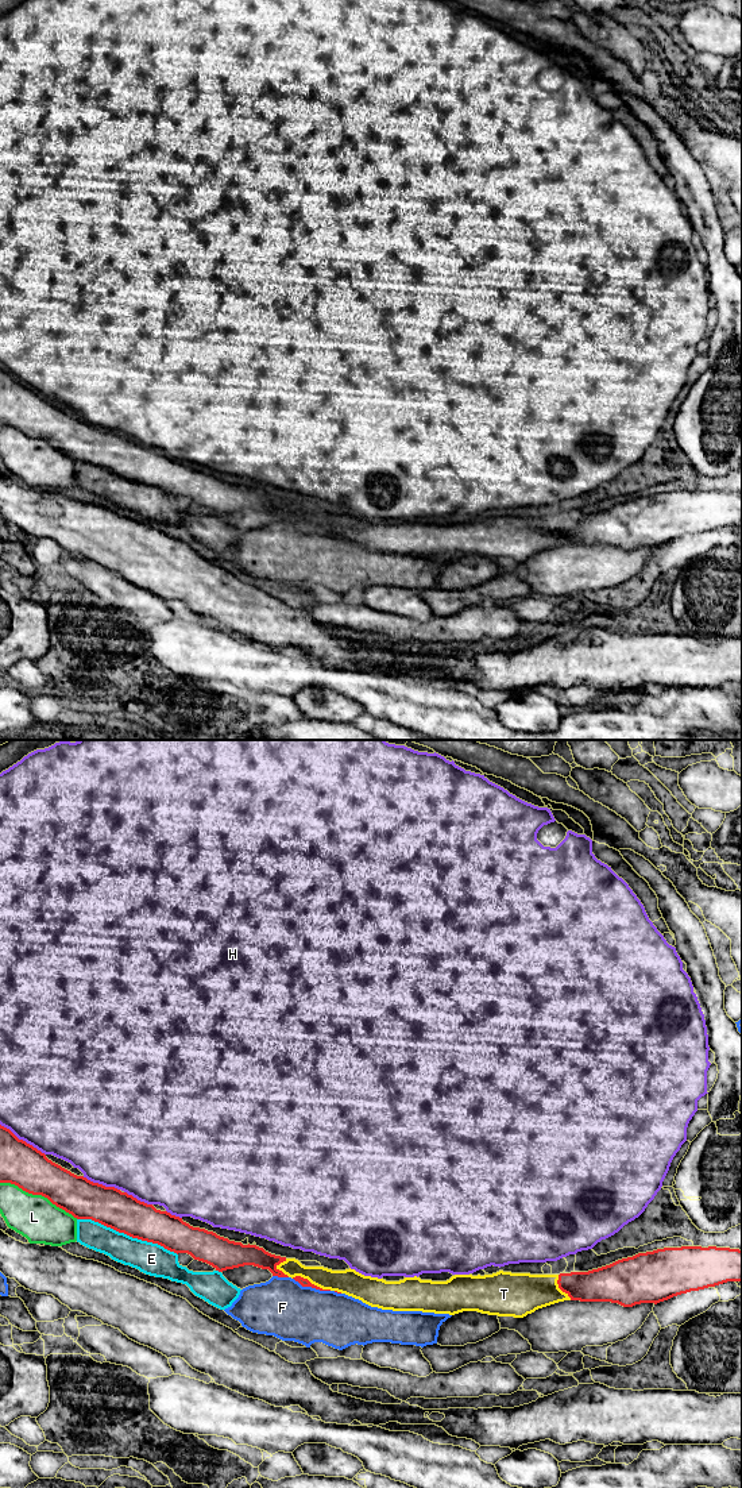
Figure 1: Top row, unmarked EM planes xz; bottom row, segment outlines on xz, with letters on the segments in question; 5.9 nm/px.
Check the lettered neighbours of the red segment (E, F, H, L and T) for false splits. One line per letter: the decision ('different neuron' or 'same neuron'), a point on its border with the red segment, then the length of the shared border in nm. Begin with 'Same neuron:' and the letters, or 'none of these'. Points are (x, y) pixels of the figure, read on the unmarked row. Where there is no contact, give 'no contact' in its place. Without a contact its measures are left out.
Same neuron: T
E: different neuron; meets red in xz at (127, 478); contact 650 nm long
F: different neuron; meets red in xz at (312, 531); contact 240 nm long
H: different neuron; meets red in xz at (22, 384); contact 320 nm long
L: different neuron; meets red in xz at (39, 438); contact 500 nm long
T: same neuron; meets red in xz at (310, 527); contact 260 nm long

